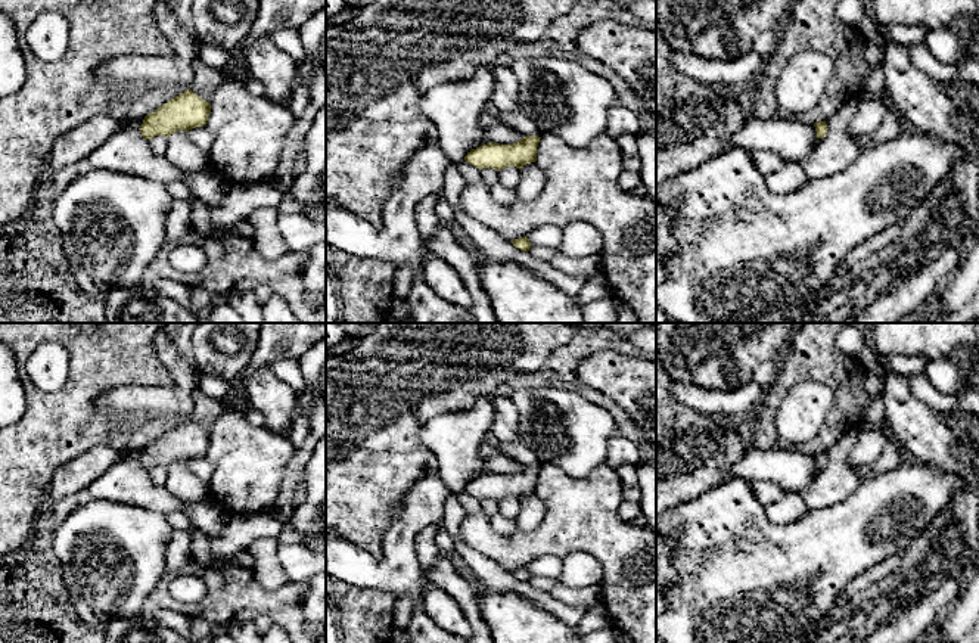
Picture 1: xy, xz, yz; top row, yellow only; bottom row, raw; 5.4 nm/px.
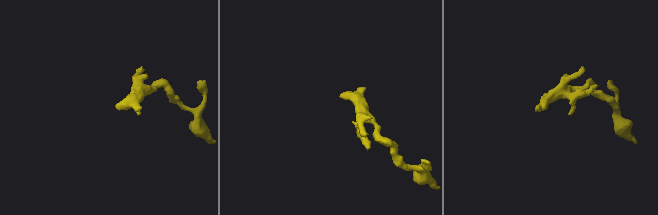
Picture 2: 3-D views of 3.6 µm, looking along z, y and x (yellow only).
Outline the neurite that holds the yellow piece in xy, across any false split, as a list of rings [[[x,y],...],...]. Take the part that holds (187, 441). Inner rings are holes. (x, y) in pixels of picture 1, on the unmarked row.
[[[189,419],[146,445],[140,463],[147,470],[155,466],[170,468],[180,460],[189,462],[206,456],[209,442],[211,434]]]

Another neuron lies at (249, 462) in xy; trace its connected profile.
[[[229,409],[215,423],[211,432],[211,442],[206,451],[208,460],[214,465],[209,479],[212,500],[226,512],[252,513],[270,512],[285,476],[288,463],[295,448],[288,438],[282,438],[265,426],[252,426],[243,409]]]

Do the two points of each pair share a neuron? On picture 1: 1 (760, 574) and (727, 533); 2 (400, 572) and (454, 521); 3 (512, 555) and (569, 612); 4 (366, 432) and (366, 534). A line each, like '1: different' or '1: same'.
1: same
2: different
3: different
4: same

